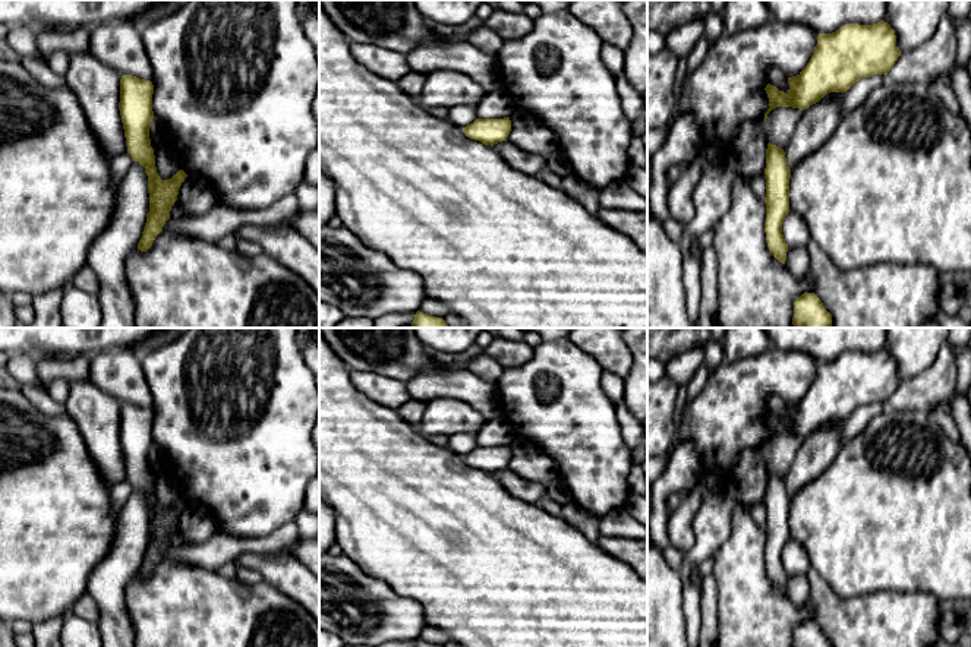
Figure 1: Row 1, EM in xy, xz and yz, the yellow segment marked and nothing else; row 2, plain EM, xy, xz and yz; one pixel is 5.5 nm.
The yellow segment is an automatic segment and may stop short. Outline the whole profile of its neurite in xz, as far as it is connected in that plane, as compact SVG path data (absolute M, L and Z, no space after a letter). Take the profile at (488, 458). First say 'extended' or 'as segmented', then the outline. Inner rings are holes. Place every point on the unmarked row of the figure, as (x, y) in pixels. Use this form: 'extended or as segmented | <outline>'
as segmented | M510 445L504 446L476 446L473 451L463 455L467 465L494 474L498 470L507 468L511 460Z

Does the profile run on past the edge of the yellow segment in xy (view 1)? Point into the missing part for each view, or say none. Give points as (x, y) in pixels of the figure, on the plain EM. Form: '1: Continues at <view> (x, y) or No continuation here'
1: No continuation here

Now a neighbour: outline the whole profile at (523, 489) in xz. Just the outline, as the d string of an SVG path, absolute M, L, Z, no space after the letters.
M508 468L498 470L494 474L496 480L520 501L537 504L537 501L548 493L548 487L543 483L526 480Z

